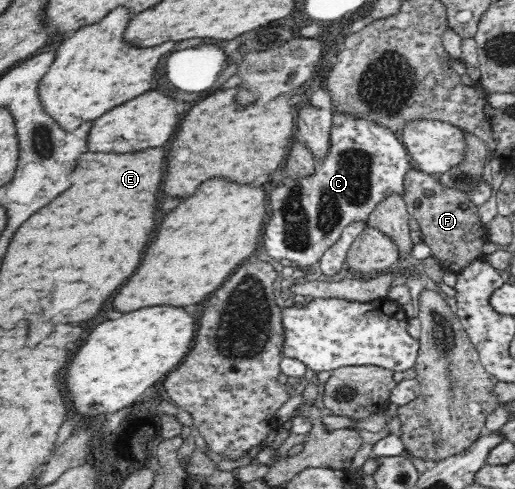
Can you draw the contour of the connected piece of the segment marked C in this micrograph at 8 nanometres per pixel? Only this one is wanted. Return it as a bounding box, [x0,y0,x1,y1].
[262,108,414,267]

